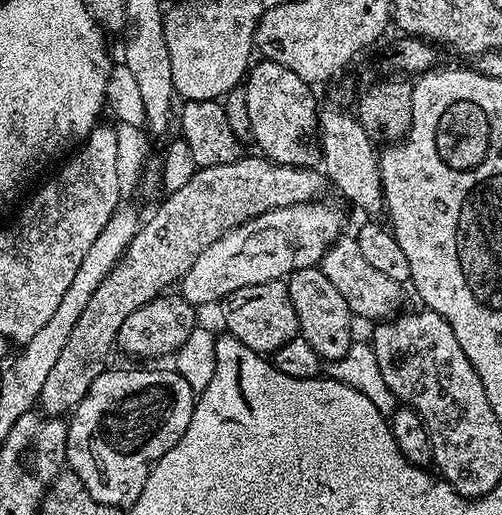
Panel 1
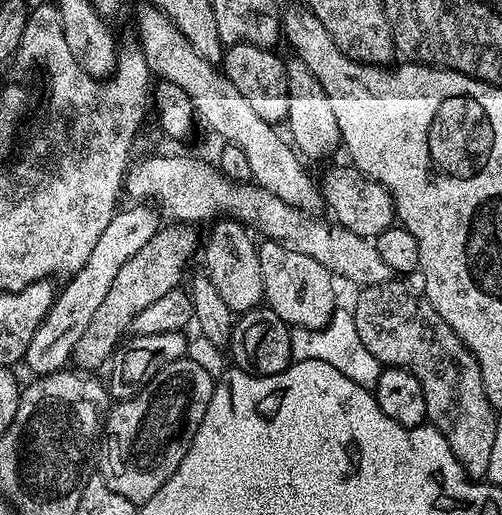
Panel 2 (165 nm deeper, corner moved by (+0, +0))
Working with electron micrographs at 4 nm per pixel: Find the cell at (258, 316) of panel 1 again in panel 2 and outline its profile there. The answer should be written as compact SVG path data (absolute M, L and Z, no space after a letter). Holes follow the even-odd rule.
M231 218L217 219L212 226L213 228L208 232L208 237L205 240L203 237L202 256L204 252L204 264L208 267L205 268L206 275L210 278L210 282L214 282L214 290L218 290L218 294L222 294L225 309L229 313L239 314L249 312L251 308L261 307L264 300L264 287L262 286L262 270L258 262L258 244L255 239L252 241L253 233L240 221Z

